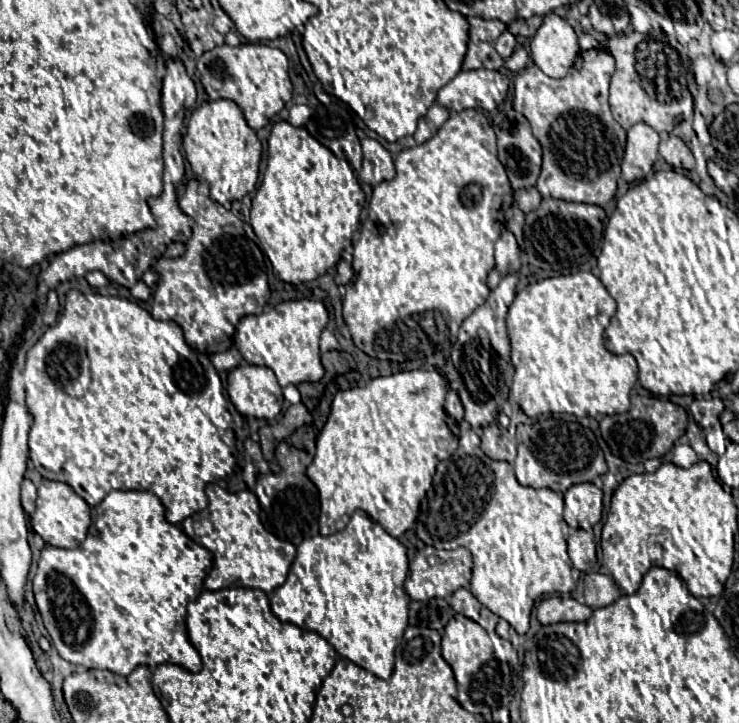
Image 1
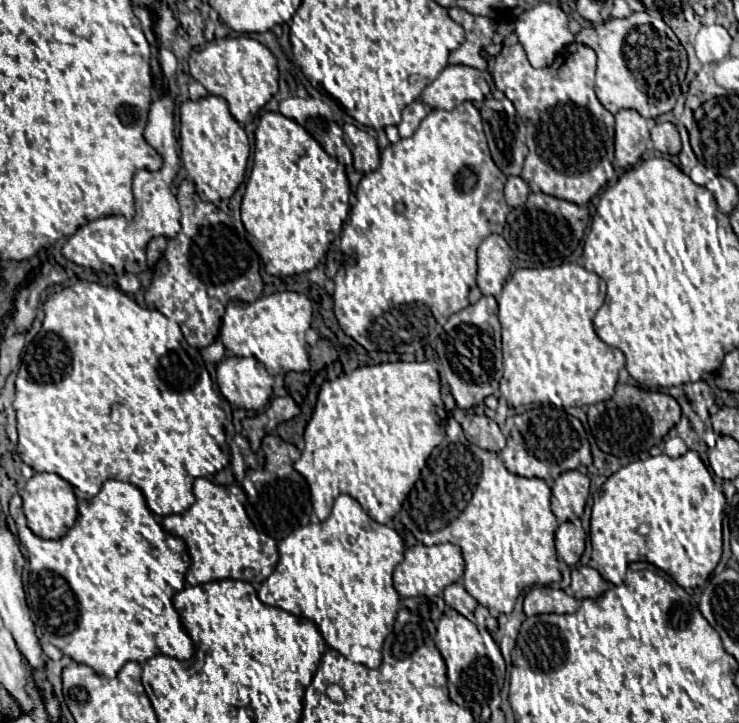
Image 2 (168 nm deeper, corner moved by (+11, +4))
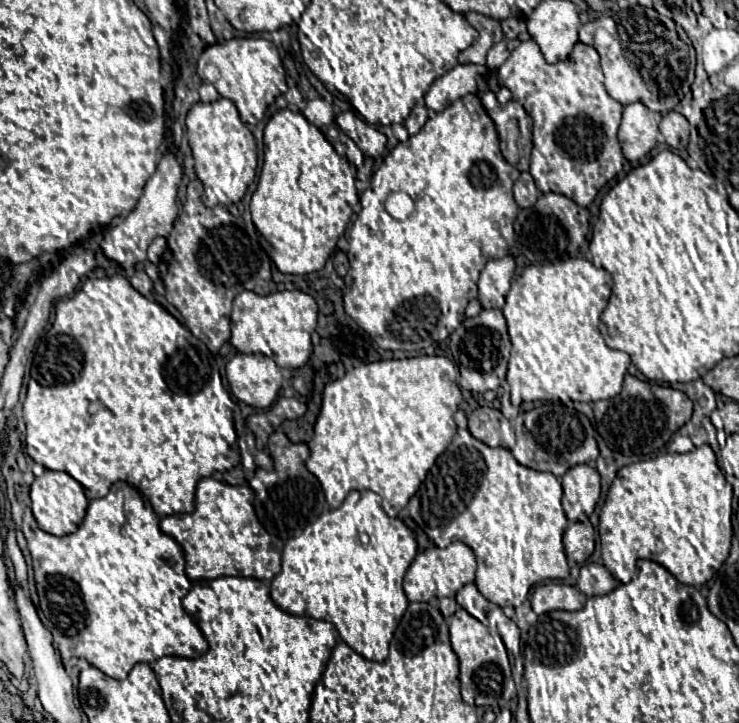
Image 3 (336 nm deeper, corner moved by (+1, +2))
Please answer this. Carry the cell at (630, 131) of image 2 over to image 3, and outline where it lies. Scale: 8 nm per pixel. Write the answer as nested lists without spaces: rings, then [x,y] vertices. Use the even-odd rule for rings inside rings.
[[[632,103],[624,107],[620,123],[620,145],[624,157],[634,163],[644,159],[656,145],[658,137],[658,117],[654,111],[642,103]]]

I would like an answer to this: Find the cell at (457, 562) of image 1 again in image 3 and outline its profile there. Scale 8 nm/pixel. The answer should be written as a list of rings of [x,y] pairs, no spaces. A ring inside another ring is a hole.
[[[456,541],[444,549],[430,547],[420,551],[412,561],[412,565],[408,567],[404,575],[404,591],[410,602],[429,602],[434,597],[454,597],[460,587],[474,581],[474,573],[476,573],[476,557],[468,545]]]

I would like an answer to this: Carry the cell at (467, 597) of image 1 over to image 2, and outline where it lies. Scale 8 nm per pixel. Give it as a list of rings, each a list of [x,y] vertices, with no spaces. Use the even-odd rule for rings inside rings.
[[[452,583],[444,589],[444,601],[446,605],[450,605],[452,609],[456,609],[460,615],[468,617],[473,623],[476,621],[474,611],[478,601],[464,589],[462,583]]]

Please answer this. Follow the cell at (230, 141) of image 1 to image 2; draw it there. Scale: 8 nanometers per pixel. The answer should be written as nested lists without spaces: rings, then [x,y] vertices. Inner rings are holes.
[[[206,95],[200,101],[184,101],[180,105],[180,147],[182,165],[194,179],[196,193],[204,201],[228,199],[244,181],[251,152],[248,136],[230,115],[228,103],[222,97]]]

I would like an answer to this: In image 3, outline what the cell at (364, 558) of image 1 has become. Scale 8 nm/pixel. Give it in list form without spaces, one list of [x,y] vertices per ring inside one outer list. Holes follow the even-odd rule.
[[[350,491],[338,509],[320,515],[298,537],[286,543],[282,571],[270,585],[270,597],[280,609],[300,617],[330,621],[338,629],[342,641],[370,661],[384,661],[388,657],[390,639],[408,607],[402,577],[416,557],[416,539],[412,531],[400,519],[390,519],[380,501],[380,495],[372,491]]]

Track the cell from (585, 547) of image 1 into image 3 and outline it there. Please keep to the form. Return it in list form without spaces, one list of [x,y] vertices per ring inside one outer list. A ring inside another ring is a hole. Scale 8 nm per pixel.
[[[570,523],[568,529],[564,531],[564,549],[572,561],[576,561],[578,565],[584,565],[586,559],[594,551],[594,529],[592,529],[592,525]]]

